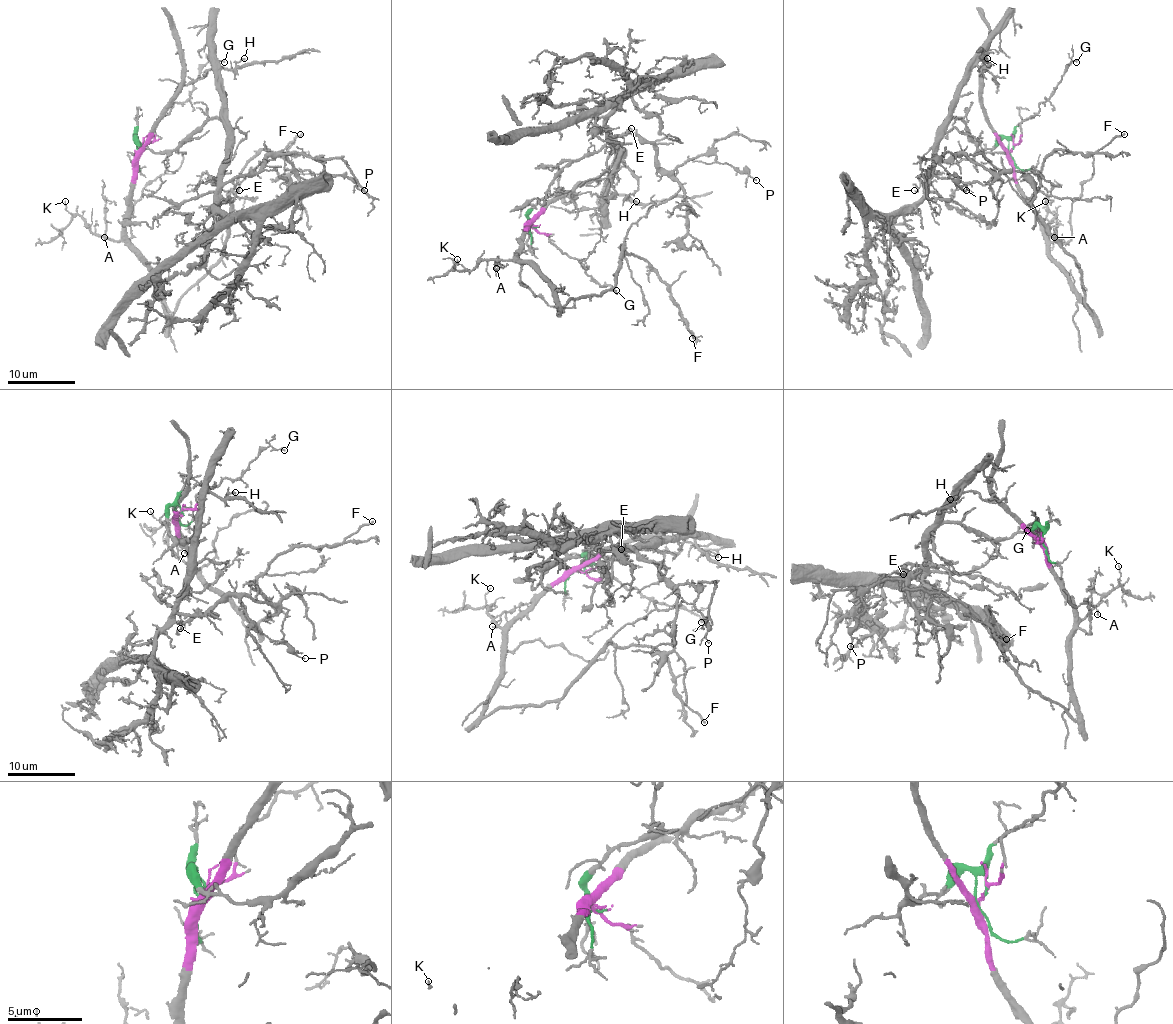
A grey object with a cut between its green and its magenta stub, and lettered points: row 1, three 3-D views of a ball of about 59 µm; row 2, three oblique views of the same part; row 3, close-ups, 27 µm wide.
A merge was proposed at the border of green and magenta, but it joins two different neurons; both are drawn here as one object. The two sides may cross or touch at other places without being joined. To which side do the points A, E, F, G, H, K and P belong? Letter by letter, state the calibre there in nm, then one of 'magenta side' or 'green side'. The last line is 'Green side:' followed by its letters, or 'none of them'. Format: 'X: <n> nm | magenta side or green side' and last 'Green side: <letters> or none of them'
A: 90 nm | magenta side
E: 80 nm | green side
F: 190 nm | magenta side
G: 140 nm | magenta side
H: 160 nm | green side
K: 90 nm | magenta side
P: 100 nm | green side
Green side: E, H, P

